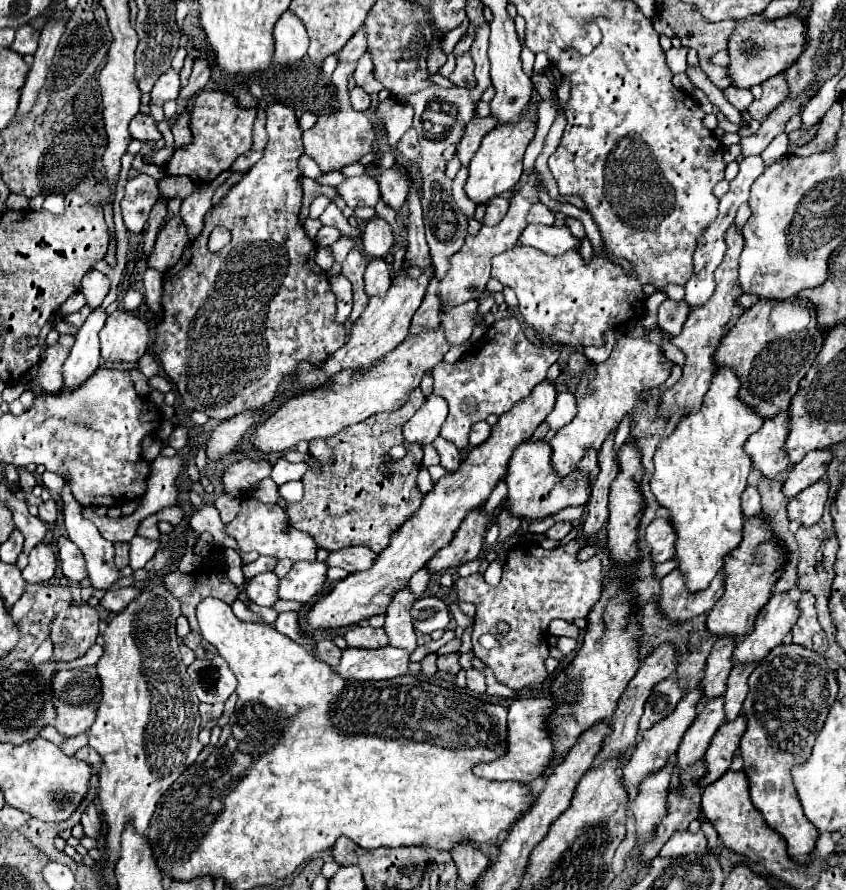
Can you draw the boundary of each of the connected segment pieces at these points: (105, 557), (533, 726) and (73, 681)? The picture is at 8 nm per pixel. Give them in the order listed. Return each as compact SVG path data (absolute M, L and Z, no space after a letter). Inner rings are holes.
M68 480L62 488L64 500L64 524L68 530L68 538L84 552L88 576L96 590L108 590L120 578L120 572L114 564L114 546L104 540L98 528L82 518L82 506L72 498Z
M548 698L536 700L514 700L508 712L508 754L494 762L486 762L474 768L474 774L488 778L488 780L516 780L522 784L532 782L534 778L542 776L546 768L554 760L554 748L550 742L550 732L546 728L546 720L552 714L554 702ZM546 718L546 720L544 720Z
M74 668L74 670L58 670L54 678L54 706L56 706L56 730L64 736L78 736L86 732L94 718L96 708L102 698L100 692L100 678L96 674L96 668Z

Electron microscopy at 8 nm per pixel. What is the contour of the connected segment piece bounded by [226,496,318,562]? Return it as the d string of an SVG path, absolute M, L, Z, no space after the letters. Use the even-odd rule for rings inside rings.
M244 496L242 500L242 510L240 514L226 526L226 532L238 542L240 552L250 552L256 550L258 554L264 556L274 556L278 560L282 558L290 558L292 562L298 560L316 560L316 550L318 544L314 542L314 538L306 532L300 532L296 528L290 526L284 508L280 508L280 504L262 504L250 496Z

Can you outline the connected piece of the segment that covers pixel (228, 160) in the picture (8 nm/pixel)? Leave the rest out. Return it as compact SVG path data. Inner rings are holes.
M202 90L194 98L194 110L190 120L192 142L178 148L174 156L166 164L168 176L188 176L192 182L208 184L218 174L230 168L234 160L252 148L252 122L256 118L256 110L242 110L234 104L234 100L220 90ZM180 160L182 166L176 166Z

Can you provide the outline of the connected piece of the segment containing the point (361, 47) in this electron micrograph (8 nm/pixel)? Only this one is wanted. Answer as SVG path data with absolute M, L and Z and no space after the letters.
M360 28L360 30L350 38L350 42L342 48L342 52L338 54L338 58L344 60L344 62L356 62L356 60L366 52L366 46L368 46L368 42L366 42L366 30Z

